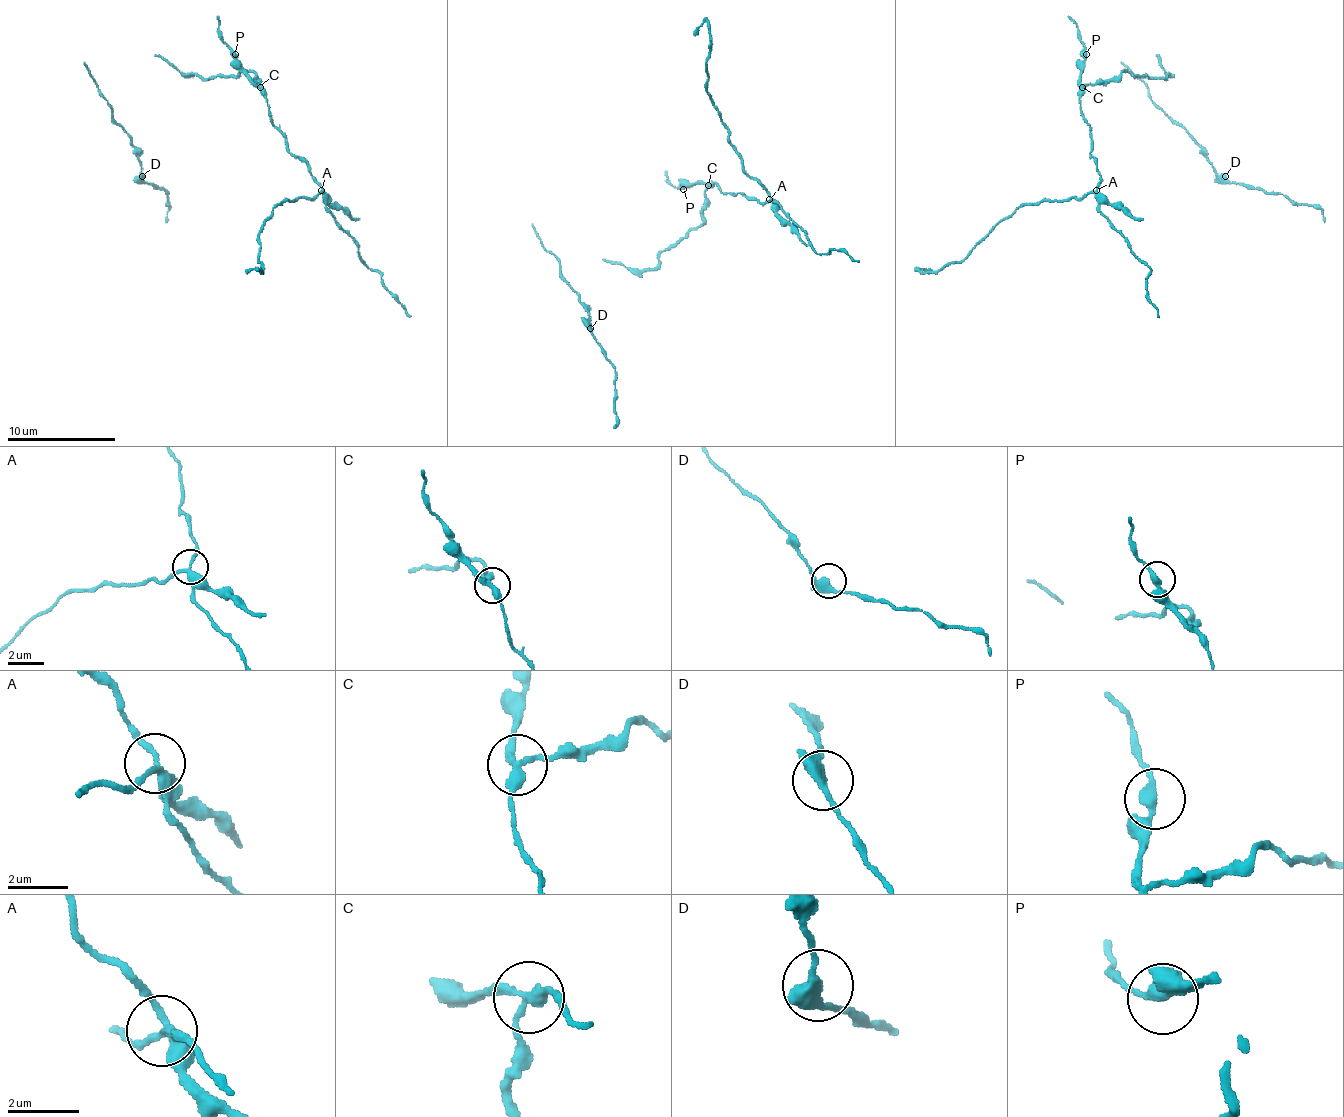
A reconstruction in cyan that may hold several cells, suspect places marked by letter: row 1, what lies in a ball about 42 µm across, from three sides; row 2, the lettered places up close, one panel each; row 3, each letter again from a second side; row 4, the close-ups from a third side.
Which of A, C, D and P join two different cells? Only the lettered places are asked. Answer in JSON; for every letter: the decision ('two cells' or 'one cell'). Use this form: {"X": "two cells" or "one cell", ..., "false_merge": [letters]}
{"A": "two cells", "C": "two cells", "D": "one cell", "P": "one cell", "false_merge": ["A", "C"]}

